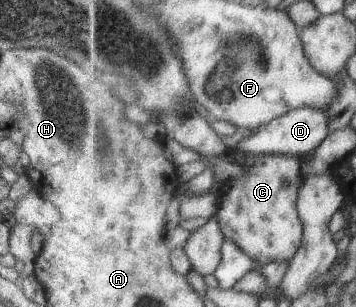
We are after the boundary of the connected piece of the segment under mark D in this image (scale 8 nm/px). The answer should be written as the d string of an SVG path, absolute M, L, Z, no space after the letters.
M302 107L291 110L285 115L275 118L267 125L258 128L252 136L237 144L234 151L240 152L240 154L248 154L251 157L282 153L300 159L309 158L332 132L330 130L331 118L327 112L328 110L320 107Z

